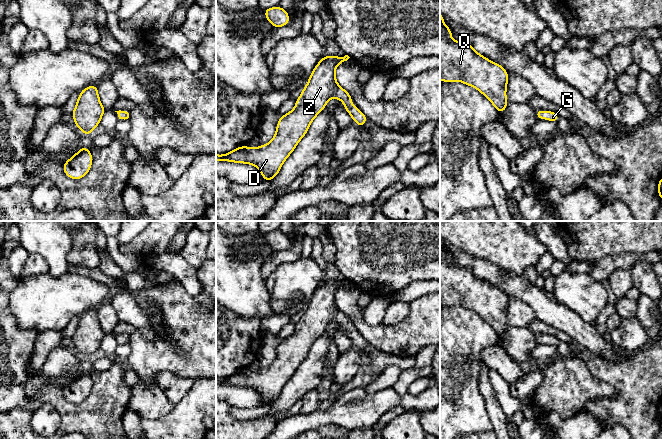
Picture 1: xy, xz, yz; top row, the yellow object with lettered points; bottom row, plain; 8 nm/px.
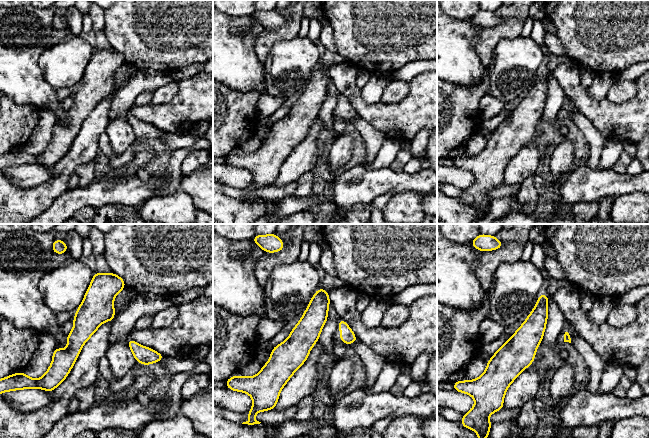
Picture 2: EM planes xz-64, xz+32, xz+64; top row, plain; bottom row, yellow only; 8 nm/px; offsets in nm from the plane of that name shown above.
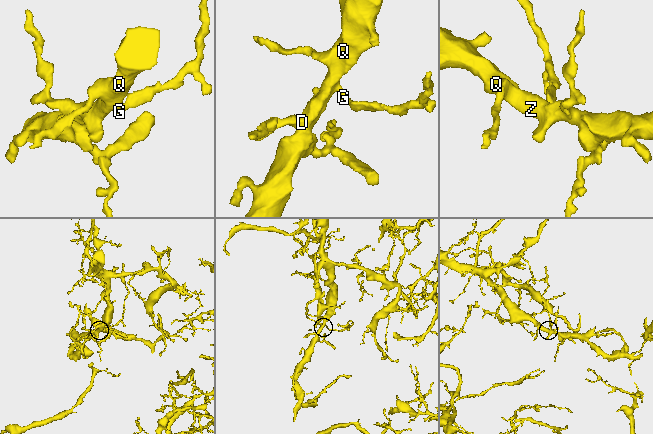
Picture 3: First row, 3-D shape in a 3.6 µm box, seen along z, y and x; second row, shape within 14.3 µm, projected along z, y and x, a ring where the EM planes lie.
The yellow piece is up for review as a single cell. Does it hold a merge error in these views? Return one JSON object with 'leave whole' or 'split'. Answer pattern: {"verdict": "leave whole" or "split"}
{"verdict": "leave whole"}

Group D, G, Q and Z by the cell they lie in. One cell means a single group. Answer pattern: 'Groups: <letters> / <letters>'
Groups: D G Q Z

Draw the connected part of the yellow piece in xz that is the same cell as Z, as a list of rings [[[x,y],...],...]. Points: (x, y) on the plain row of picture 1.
[[[348,279],[321,282],[296,324],[295,332],[281,340],[276,358],[268,368],[257,372],[241,370],[224,379],[216,378],[216,386],[230,385],[256,390],[261,395],[263,404],[271,405],[278,399],[284,385],[307,357],[313,343],[333,321],[344,327],[344,332],[353,345],[363,353],[368,342],[350,327],[351,319],[336,306],[335,292],[349,282]]]

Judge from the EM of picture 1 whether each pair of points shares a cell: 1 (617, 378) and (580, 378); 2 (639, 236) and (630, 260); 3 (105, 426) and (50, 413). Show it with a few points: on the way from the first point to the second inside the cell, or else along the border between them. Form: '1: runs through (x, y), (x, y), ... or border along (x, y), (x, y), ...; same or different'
1: border along (586, 361), (589, 370), (614, 389), (613, 396); different
2: border along (651, 251), (610, 255); different
3: border along (62, 417), (58, 428); different

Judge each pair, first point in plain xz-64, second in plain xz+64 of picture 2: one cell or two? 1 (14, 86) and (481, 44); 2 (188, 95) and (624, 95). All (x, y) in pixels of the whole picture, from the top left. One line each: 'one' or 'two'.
1: two
2: two

